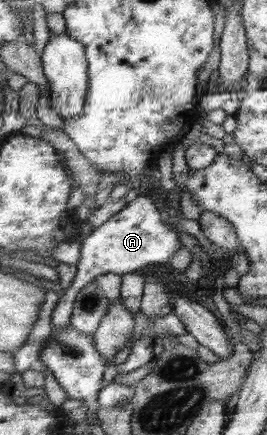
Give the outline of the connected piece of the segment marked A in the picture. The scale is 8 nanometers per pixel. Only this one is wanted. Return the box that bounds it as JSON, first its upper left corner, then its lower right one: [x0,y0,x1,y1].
[52,196,182,328]

